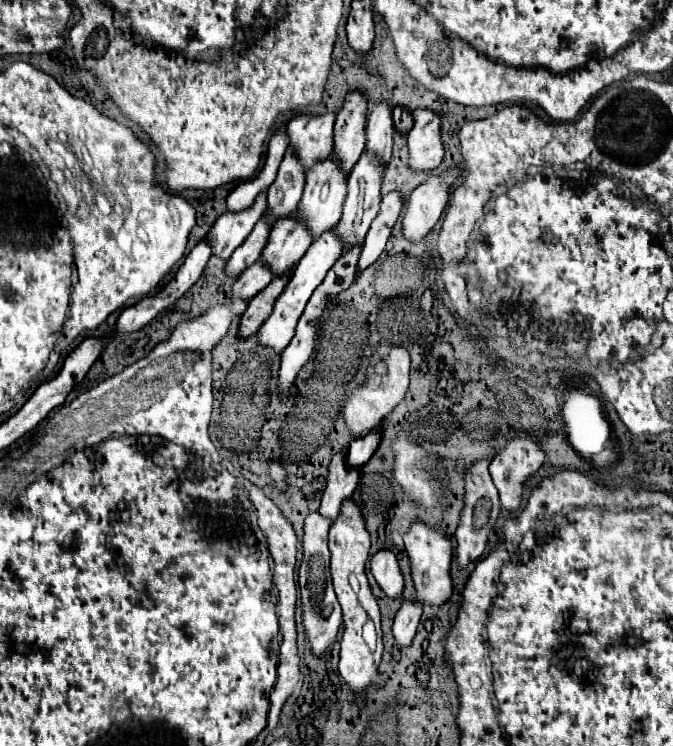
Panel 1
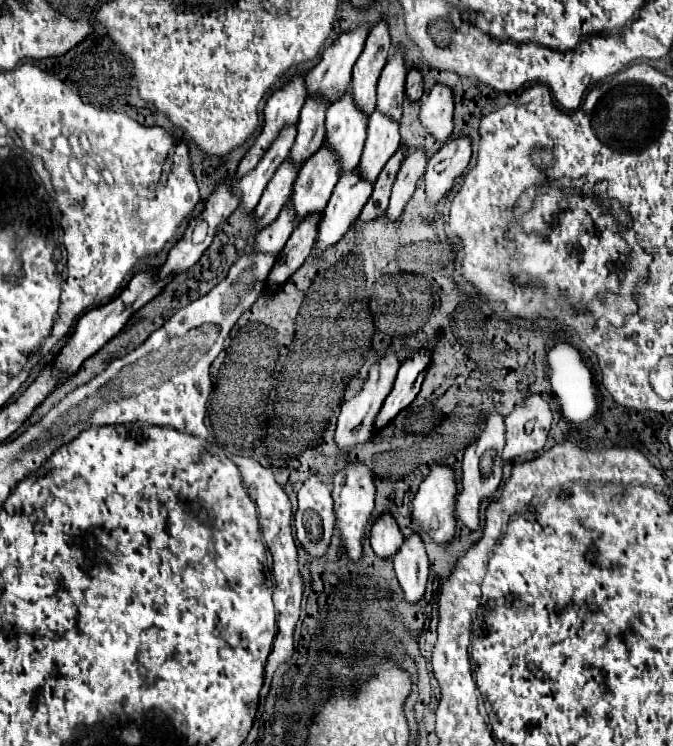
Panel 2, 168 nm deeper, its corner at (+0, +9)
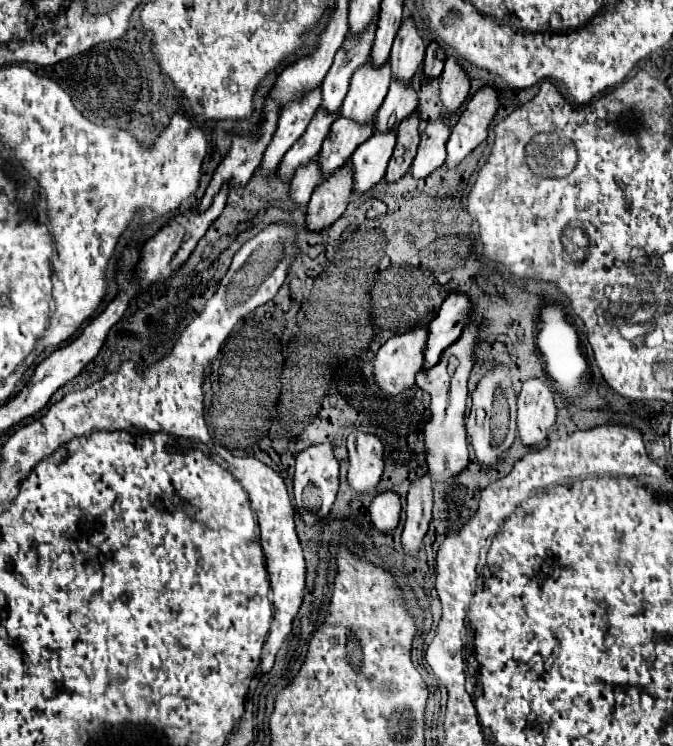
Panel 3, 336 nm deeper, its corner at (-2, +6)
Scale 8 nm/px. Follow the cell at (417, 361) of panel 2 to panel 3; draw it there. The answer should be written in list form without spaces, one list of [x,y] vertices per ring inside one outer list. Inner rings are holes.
[[[451,293],[443,301],[437,317],[429,325],[425,367],[435,365],[435,361],[439,361],[439,355],[443,353],[443,349],[459,339],[471,313],[473,313],[473,303],[471,303],[469,295],[465,295],[465,293]]]

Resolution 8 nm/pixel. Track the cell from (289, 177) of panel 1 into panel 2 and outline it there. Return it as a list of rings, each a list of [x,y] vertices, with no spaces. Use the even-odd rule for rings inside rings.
[[[319,98],[305,100],[297,122],[297,136],[289,152],[289,160],[295,166],[301,166],[309,156],[313,156],[313,152],[321,148],[325,136],[325,110],[327,104]]]

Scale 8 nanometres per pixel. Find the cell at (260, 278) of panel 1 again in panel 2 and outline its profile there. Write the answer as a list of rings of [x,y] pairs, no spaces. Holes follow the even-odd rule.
[[[285,204],[285,208],[281,210],[279,218],[271,226],[267,226],[263,232],[257,234],[253,252],[263,252],[263,254],[277,256],[283,250],[287,238],[291,236],[293,228],[295,228],[293,224],[295,224],[293,222],[293,214],[289,210],[289,204]]]

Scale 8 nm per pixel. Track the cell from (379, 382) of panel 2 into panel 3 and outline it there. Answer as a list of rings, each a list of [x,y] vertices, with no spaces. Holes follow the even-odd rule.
[[[415,327],[403,335],[391,337],[377,353],[373,375],[381,391],[397,395],[415,383],[415,375],[423,367],[423,351],[427,345],[427,327]]]

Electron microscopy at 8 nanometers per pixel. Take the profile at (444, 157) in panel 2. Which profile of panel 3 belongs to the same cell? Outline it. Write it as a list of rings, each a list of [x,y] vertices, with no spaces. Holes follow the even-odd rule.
[[[495,83],[483,85],[467,103],[463,115],[453,127],[451,139],[447,143],[445,165],[455,167],[461,163],[481,141],[487,137],[487,129],[499,107],[499,91]]]

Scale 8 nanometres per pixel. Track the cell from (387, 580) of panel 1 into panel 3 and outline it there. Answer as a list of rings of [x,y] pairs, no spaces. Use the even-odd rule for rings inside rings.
[[[383,491],[375,495],[371,507],[371,521],[379,533],[389,533],[399,525],[399,513],[401,513],[401,501],[399,495],[393,491]]]

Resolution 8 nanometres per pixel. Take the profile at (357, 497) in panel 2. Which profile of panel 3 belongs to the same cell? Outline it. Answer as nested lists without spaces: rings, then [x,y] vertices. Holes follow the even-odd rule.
[[[353,431],[347,437],[347,451],[349,451],[349,485],[357,493],[371,491],[383,473],[383,443],[379,437]]]

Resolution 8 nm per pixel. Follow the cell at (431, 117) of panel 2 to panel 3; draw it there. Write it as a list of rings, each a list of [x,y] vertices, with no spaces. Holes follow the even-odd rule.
[[[447,57],[445,69],[441,73],[441,101],[447,109],[445,117],[449,117],[451,111],[457,111],[461,107],[461,103],[469,95],[469,89],[471,89],[471,79],[467,71],[459,65],[455,57]]]

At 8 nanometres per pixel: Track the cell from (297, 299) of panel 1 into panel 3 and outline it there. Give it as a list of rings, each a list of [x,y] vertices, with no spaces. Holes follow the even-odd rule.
[[[387,131],[387,135],[373,135],[371,139],[367,139],[367,143],[361,143],[361,147],[355,149],[355,155],[351,157],[355,175],[353,195],[363,195],[385,177],[387,163],[393,155],[395,139],[397,133]]]

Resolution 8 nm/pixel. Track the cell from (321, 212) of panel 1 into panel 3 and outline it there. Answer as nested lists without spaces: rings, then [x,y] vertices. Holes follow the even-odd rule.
[[[371,61],[367,67],[359,67],[351,79],[349,93],[343,99],[341,115],[351,117],[357,123],[373,121],[389,91],[389,81],[391,67],[371,67]]]

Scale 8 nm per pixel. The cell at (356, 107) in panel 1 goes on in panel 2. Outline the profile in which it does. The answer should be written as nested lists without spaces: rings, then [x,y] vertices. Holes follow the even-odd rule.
[[[379,22],[371,28],[365,48],[353,66],[351,78],[351,96],[355,106],[369,118],[375,110],[375,88],[383,66],[387,64],[387,52],[391,46],[391,38],[387,32],[387,24]]]

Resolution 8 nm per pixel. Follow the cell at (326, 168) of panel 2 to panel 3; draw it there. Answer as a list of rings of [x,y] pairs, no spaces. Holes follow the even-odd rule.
[[[339,117],[333,123],[319,151],[321,175],[327,177],[335,173],[339,167],[343,167],[351,159],[355,147],[367,141],[373,133],[375,133],[375,123],[371,123],[371,127],[359,127],[359,123],[349,123],[349,119]]]

